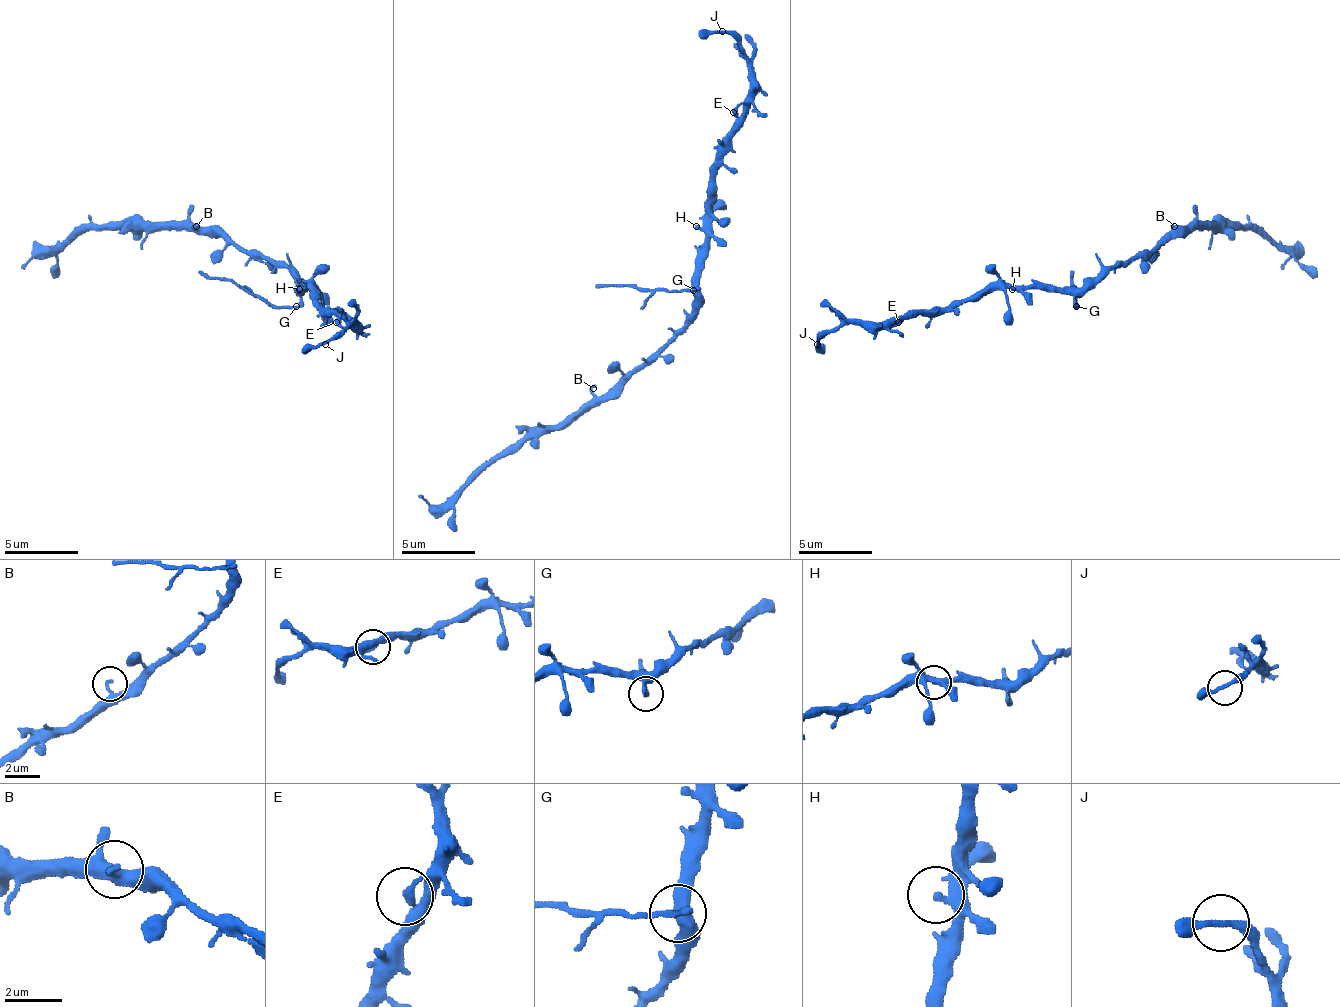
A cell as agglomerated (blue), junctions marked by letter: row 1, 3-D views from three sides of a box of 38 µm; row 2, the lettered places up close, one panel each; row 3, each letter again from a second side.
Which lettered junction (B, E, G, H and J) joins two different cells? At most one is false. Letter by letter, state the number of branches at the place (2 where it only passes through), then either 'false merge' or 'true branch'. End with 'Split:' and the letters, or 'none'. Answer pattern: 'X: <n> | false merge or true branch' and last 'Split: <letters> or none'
B: 1 | true branch
E: 2 | true branch
G: 2 | false merge
H: 2 | true branch
J: 2 | true branch
Split: G

